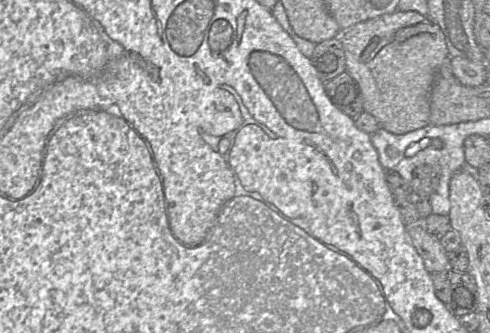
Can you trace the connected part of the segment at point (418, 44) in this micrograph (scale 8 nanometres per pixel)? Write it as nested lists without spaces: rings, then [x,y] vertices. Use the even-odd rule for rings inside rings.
[[[395,11],[342,30],[339,38],[345,52],[345,71],[360,87],[365,112],[374,116],[381,127],[393,134],[406,134],[429,125],[432,84],[438,69],[450,57],[439,25],[416,11]]]

